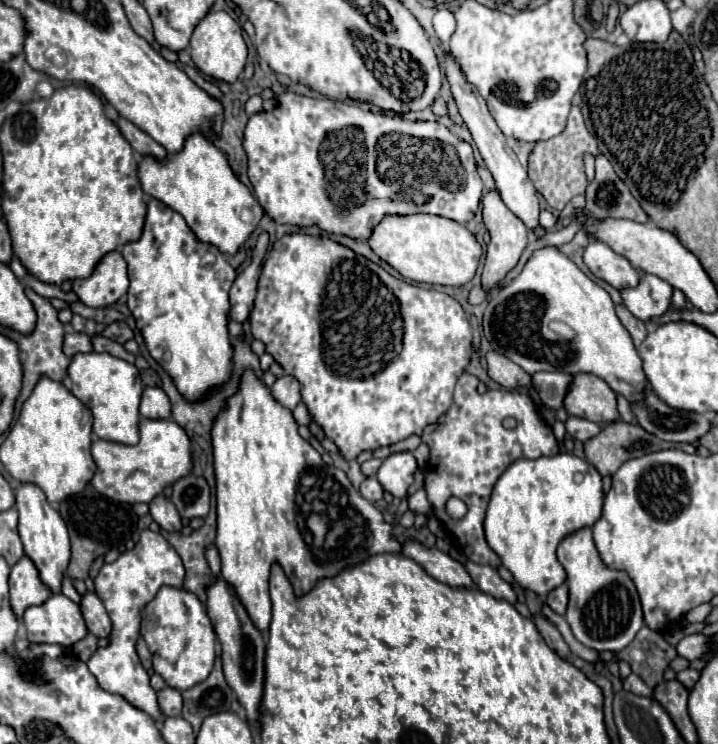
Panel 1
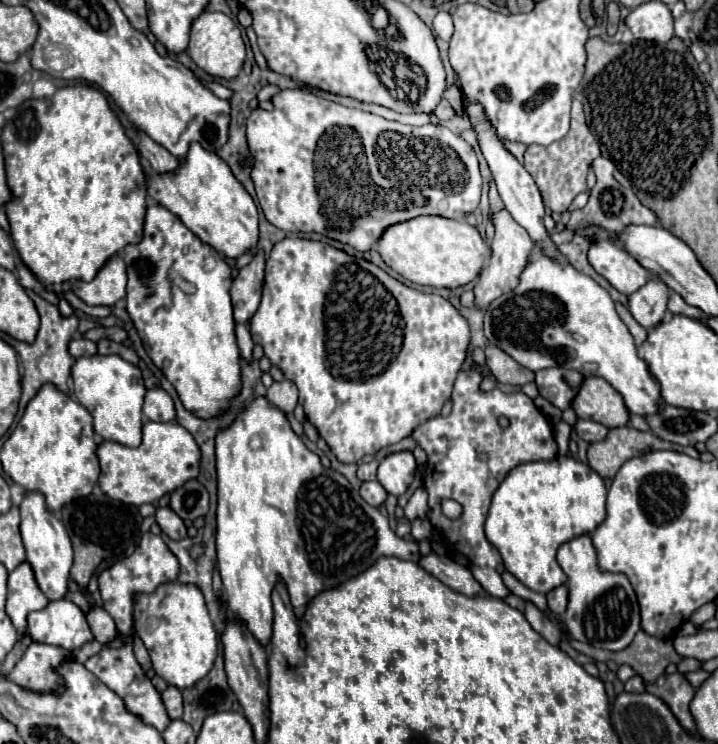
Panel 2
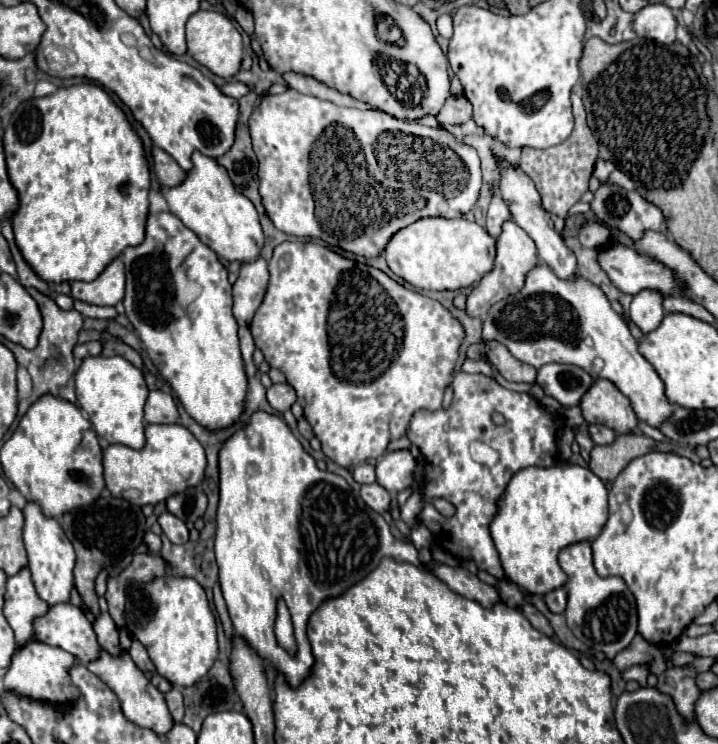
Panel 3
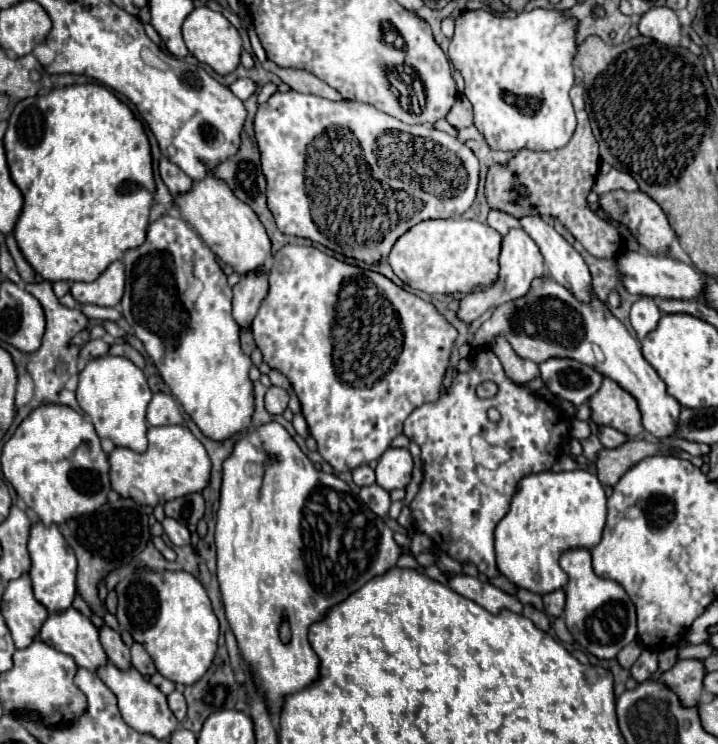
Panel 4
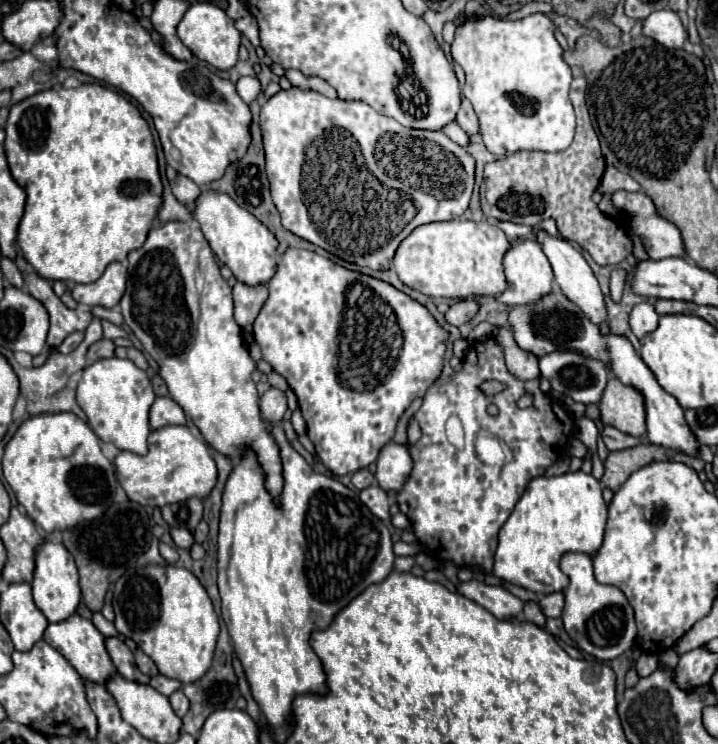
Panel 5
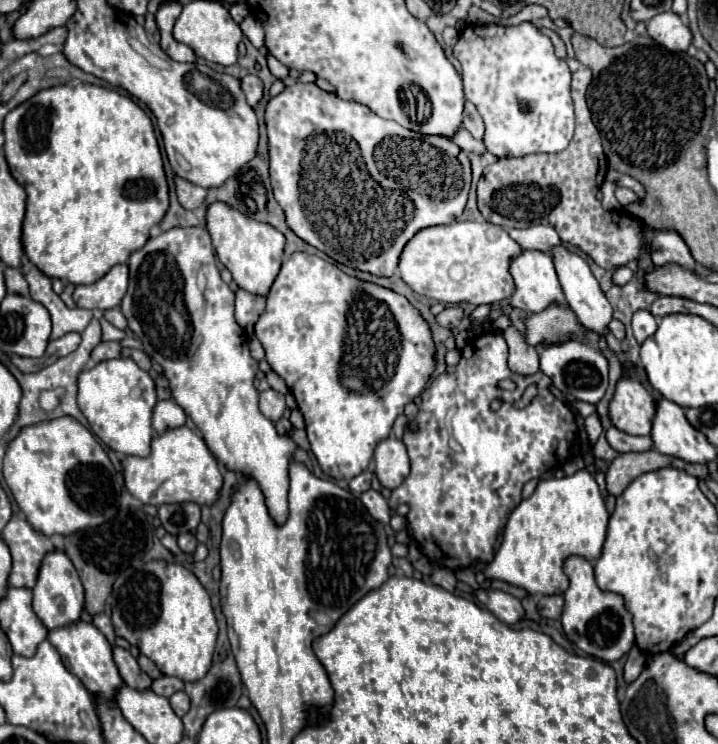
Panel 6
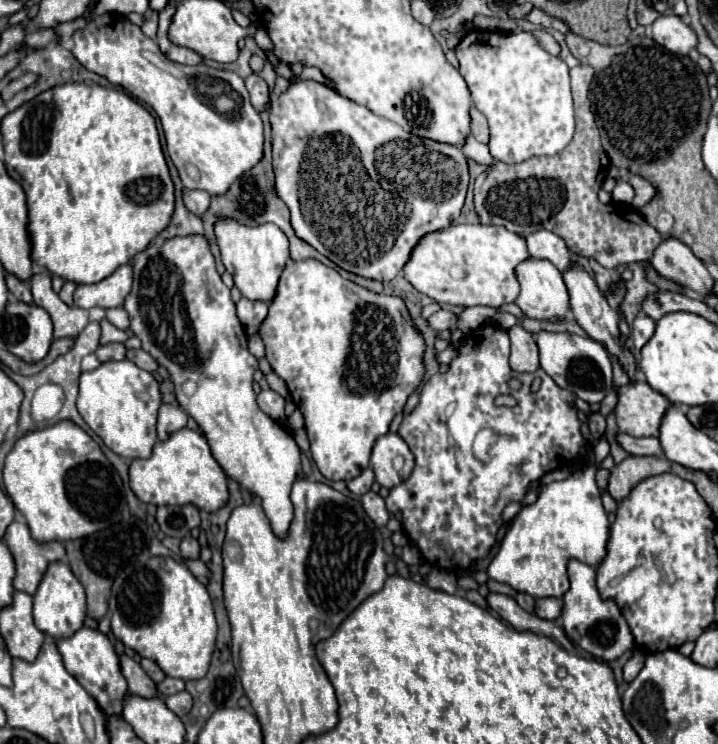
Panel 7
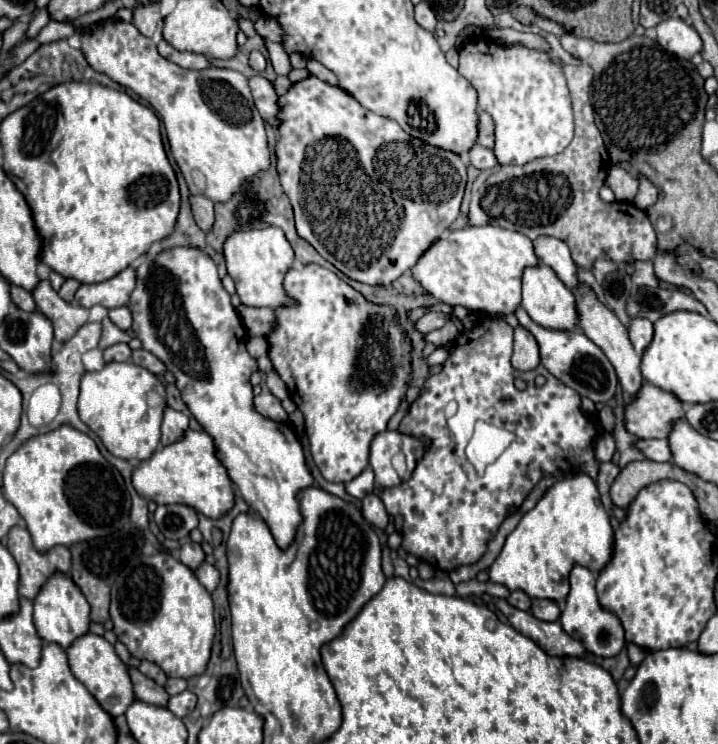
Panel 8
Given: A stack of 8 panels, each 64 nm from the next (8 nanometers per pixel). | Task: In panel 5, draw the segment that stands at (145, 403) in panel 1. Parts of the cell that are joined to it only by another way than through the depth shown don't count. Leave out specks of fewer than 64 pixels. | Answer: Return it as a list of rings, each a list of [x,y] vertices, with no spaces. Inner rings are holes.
[[[170,396],[156,398],[152,408],[150,408],[150,426],[152,426],[152,430],[172,426],[172,424],[186,424],[184,410]]]

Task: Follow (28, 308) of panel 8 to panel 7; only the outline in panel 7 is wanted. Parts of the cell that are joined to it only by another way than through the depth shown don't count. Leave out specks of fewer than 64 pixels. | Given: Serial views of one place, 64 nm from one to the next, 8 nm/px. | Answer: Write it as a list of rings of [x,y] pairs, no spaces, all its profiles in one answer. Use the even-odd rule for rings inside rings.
[[[6,276],[6,284],[8,284],[8,290],[10,294],[18,300],[18,302],[24,302],[24,304],[32,304],[32,292],[30,292],[30,286],[14,276]]]

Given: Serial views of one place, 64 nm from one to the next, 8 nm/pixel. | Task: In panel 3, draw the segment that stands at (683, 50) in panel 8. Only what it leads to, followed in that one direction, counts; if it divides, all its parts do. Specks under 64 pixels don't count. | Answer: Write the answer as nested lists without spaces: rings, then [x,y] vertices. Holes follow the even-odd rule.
[[[652,4],[652,6],[642,8],[634,16],[632,26],[634,26],[634,32],[642,38],[650,38],[660,44],[676,42],[678,22],[676,22],[674,12],[664,4]]]

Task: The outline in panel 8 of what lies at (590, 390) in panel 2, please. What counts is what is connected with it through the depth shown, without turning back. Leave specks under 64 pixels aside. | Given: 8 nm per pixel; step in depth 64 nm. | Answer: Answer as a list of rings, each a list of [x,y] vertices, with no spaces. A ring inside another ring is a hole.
[[[644,382],[636,400],[626,406],[626,428],[638,438],[668,438],[672,426],[684,418],[684,404],[672,394]]]

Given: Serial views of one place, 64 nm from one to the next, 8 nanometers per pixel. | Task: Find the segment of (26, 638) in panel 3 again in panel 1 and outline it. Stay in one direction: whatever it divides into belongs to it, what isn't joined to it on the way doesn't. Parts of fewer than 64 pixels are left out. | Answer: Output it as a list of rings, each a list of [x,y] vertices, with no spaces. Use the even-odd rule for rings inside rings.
[[[22,556],[10,570],[10,608],[22,620],[28,606],[40,606],[50,596],[48,588],[40,582],[38,570],[28,556]]]

